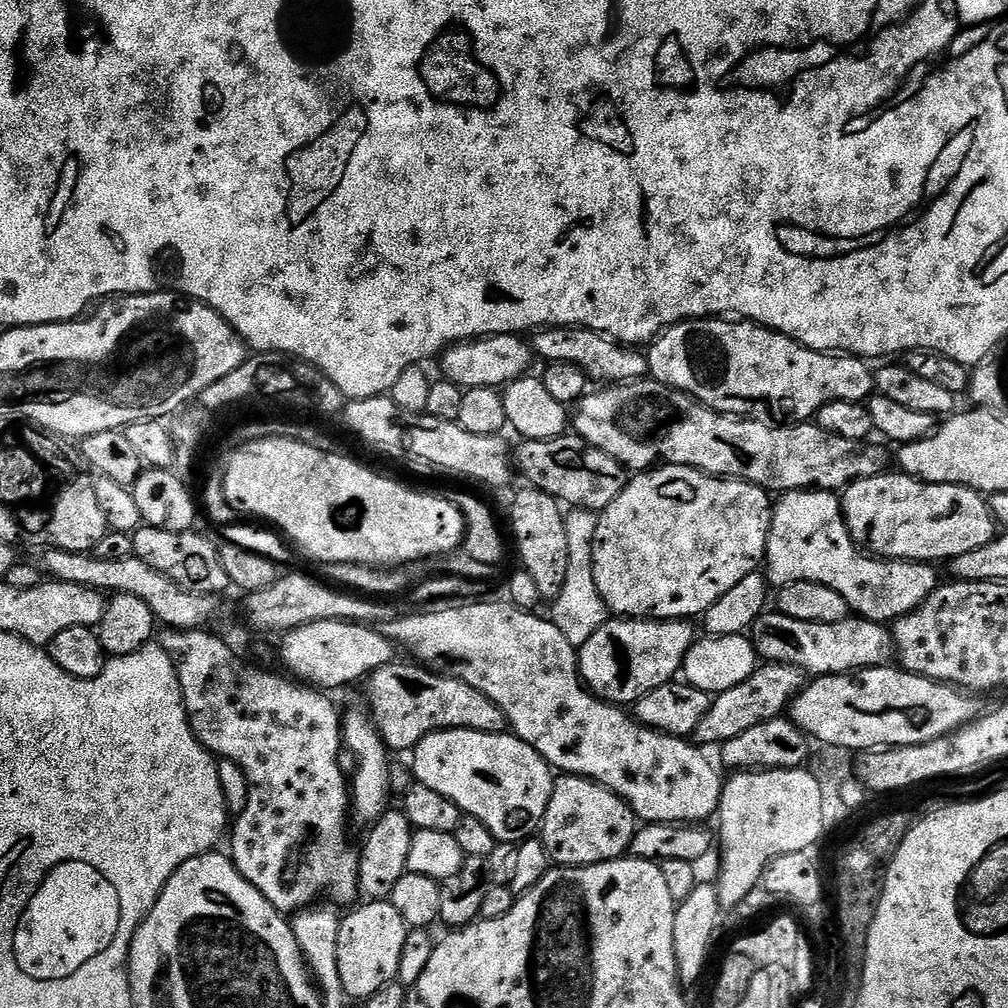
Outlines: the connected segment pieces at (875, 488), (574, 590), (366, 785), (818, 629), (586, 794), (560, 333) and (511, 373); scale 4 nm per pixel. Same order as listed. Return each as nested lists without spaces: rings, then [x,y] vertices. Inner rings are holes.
[[[885,474],[883,476],[862,478],[843,489],[842,503],[844,506],[844,521],[850,530],[852,541],[863,549],[863,551],[877,558],[886,560],[910,560],[913,562],[937,562],[936,560],[941,560],[941,562],[947,562],[953,560],[955,556],[970,554],[970,550],[978,550],[982,546],[986,546],[997,535],[998,525],[992,518],[992,512],[988,509],[987,499],[973,488],[964,488],[961,484],[926,484],[914,476],[906,476],[903,474],[895,475],[896,476]]]
[[[572,510],[565,515],[566,546],[568,547],[568,565],[566,566],[566,586],[562,586],[562,594],[551,601],[550,619],[558,630],[566,637],[566,642],[579,646],[590,642],[600,627],[609,623],[610,613],[604,599],[598,594],[598,586],[594,586],[594,570],[592,569],[592,543],[596,533],[597,513],[587,510]]]
[[[367,707],[352,708],[342,716],[342,744],[352,751],[356,759],[356,773],[350,776],[350,816],[363,826],[371,826],[384,815],[389,807],[390,797],[390,750],[378,734],[376,724],[372,721],[372,713]],[[388,804],[388,805],[387,805]]]
[[[768,610],[752,624],[750,639],[765,661],[801,668],[812,678],[843,676],[859,672],[861,668],[883,668],[893,663],[896,654],[891,631],[883,623],[863,618],[819,624],[798,622],[798,618]]]
[[[564,774],[555,781],[544,823],[538,829],[538,839],[553,865],[581,868],[621,859],[631,849],[637,827],[632,807],[618,798],[618,794],[585,776]]]
[[[546,328],[537,331],[531,337],[530,344],[537,357],[545,356],[545,361],[548,362],[561,360],[576,364],[592,382],[627,382],[649,375],[648,357],[643,351],[633,350],[607,336],[600,335],[599,332],[591,332],[589,328],[573,328],[571,330]]]
[[[498,334],[475,340],[462,340],[458,344],[453,344],[444,349],[438,363],[440,363],[441,370],[444,371],[441,372],[443,379],[454,382],[462,389],[494,388],[500,390],[511,384],[513,380],[519,380],[520,377],[529,375],[531,368],[528,367],[531,366],[532,360],[534,361],[534,352],[527,339],[516,334]]]

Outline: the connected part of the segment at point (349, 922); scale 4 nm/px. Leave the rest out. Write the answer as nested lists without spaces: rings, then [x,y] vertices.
[[[364,902],[353,907],[349,916],[340,921],[338,930],[338,974],[342,978],[345,997],[352,996],[360,1002],[367,1001],[370,994],[382,990],[382,986],[393,983],[398,977],[398,966],[402,962],[402,946],[406,946],[406,938],[410,931],[408,923],[394,910],[391,902]]]

